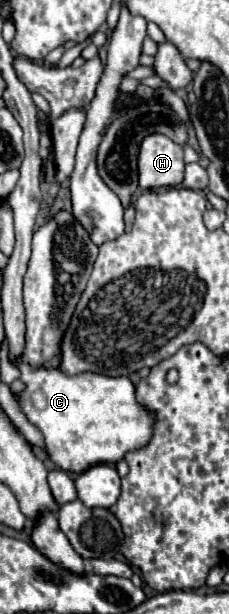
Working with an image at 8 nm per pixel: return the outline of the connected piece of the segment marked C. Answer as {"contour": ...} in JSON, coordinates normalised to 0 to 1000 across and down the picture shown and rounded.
{"contour":[[[105,590],[70,596],[114,625],[79,655],[122,684],[183,700],[210,743],[271,765],[349,772],[419,756],[507,756],[550,736],[655,720],[681,678],[594,651],[594,632],[559,612],[489,616],[402,606],[288,612],[262,603],[148,603]]]}

